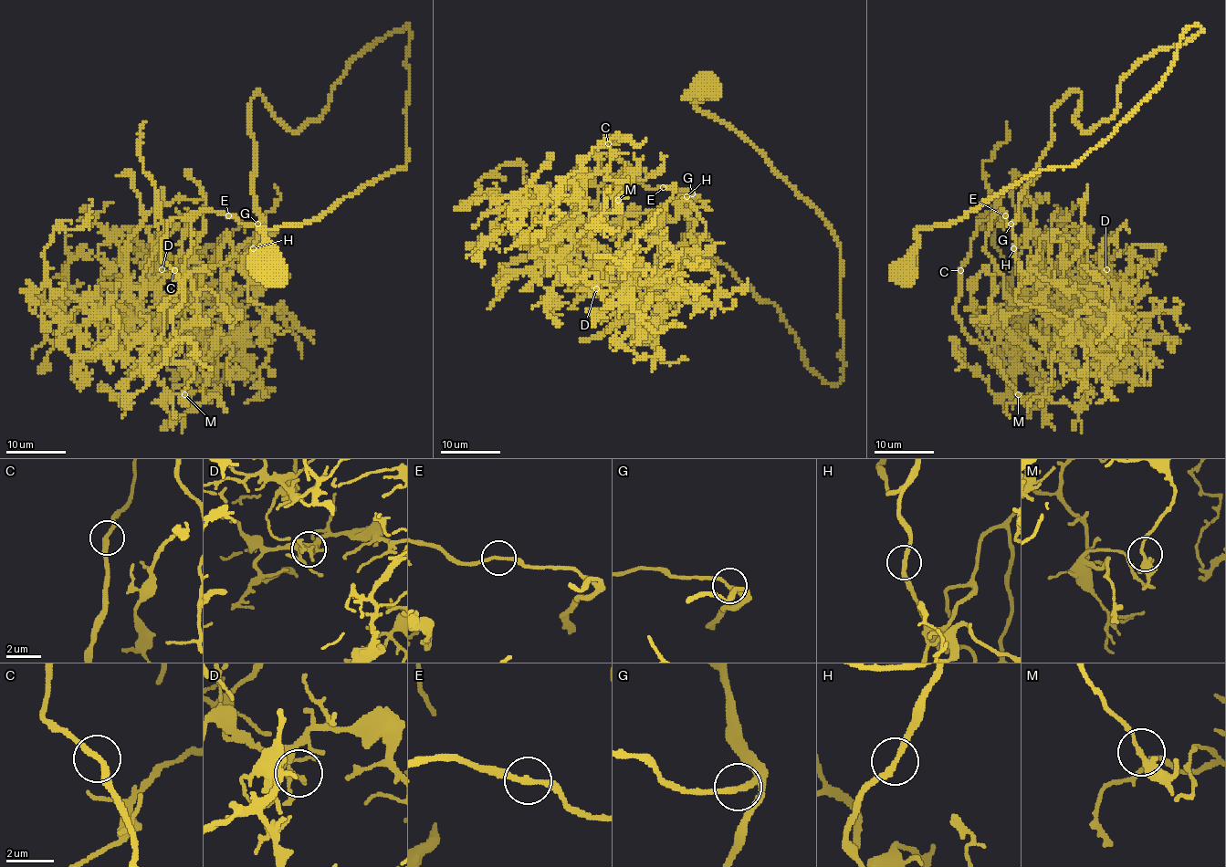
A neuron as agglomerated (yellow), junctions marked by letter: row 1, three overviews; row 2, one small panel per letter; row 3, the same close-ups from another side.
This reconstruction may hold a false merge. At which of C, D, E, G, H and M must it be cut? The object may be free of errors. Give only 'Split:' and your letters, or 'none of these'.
Split: none of these

